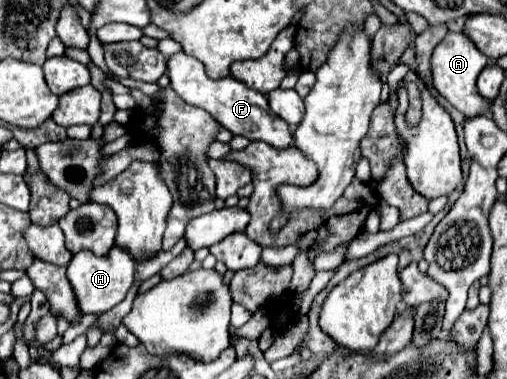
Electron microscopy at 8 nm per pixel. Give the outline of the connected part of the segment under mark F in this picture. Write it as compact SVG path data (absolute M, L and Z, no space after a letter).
M178 53L178 55L168 59L168 77L170 77L172 89L186 103L202 107L204 111L208 111L230 133L244 135L250 141L264 141L276 149L290 147L290 141L292 141L290 125L272 113L264 93L250 89L246 83L234 79L232 75L222 77L222 79L210 79L204 71L204 65L186 53Z

